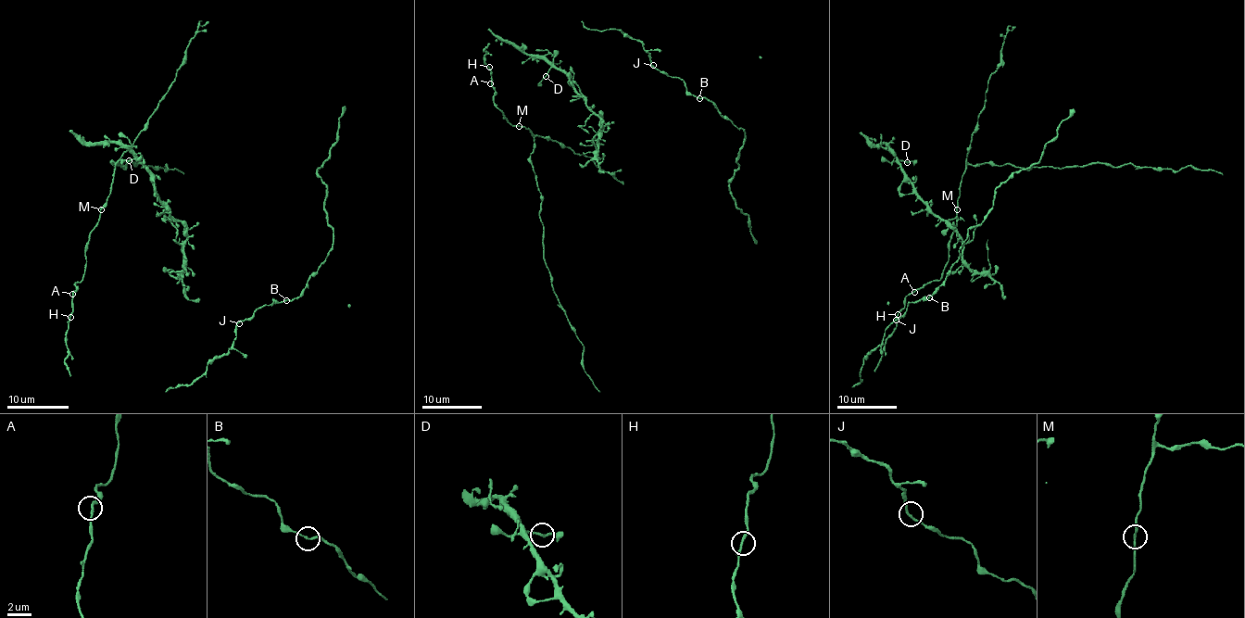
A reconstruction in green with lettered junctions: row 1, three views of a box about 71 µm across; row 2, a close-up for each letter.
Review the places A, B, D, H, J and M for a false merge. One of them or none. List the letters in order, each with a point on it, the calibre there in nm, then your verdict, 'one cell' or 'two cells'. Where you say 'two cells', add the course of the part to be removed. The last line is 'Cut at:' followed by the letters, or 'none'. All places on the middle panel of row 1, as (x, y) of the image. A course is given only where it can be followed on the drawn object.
A: place (490, 83); calibre 200 nm; one cell
B: place (699, 98); calibre 170 nm; one cell
D: place (546, 76); calibre 170 nm; one cell
H: place (489, 67); calibre 200 nm; one cell
J: place (653, 65); calibre 170 nm; one cell
M: place (519, 126); calibre 200 nm; one cell
Cut at: none

